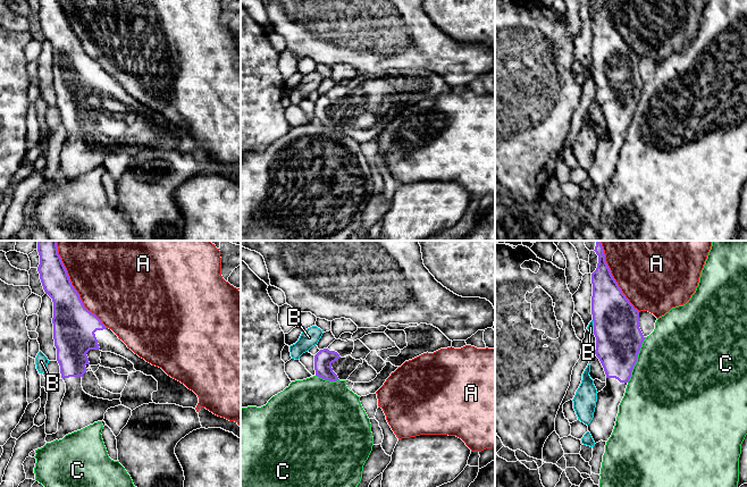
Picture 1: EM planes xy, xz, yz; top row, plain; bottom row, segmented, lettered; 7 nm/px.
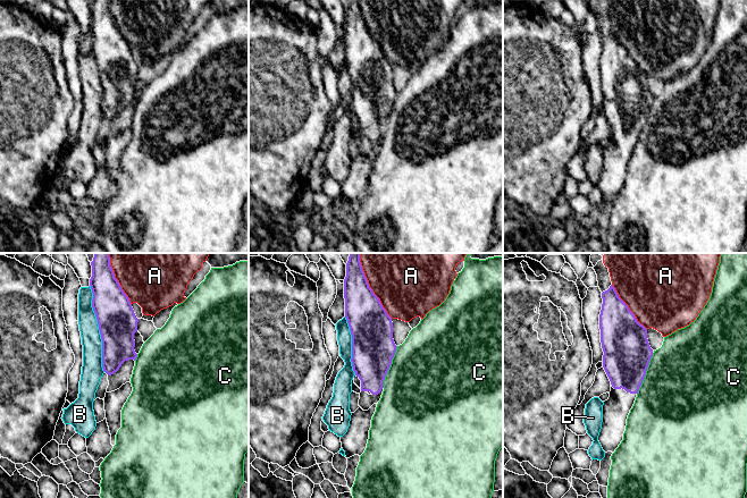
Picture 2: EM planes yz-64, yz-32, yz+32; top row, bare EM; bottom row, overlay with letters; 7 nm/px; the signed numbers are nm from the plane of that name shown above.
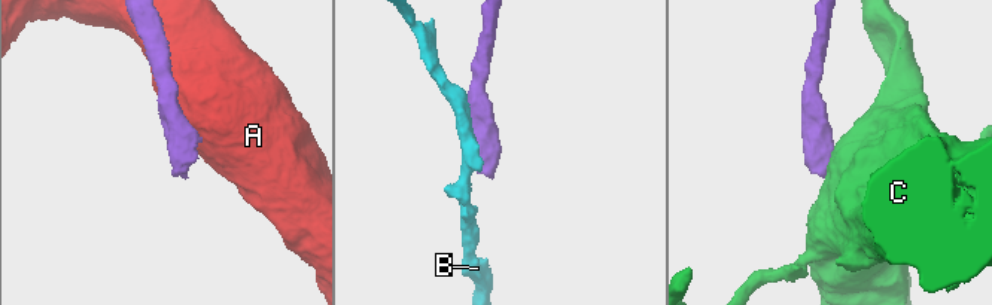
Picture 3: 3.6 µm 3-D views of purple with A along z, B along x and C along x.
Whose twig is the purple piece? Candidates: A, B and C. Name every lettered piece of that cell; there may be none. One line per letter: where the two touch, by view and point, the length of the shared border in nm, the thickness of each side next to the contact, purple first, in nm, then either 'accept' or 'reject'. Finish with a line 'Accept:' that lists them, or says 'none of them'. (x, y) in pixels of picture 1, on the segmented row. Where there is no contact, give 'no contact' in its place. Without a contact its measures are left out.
A: xy (72, 285) | 700 nm | 280/480 nm | reject
B: yz (594, 327) | 100 nm | 320/50 nm | reject
C: yz (636, 360) | 340 nm | 320/500 nm | reject
Accept: none of them

